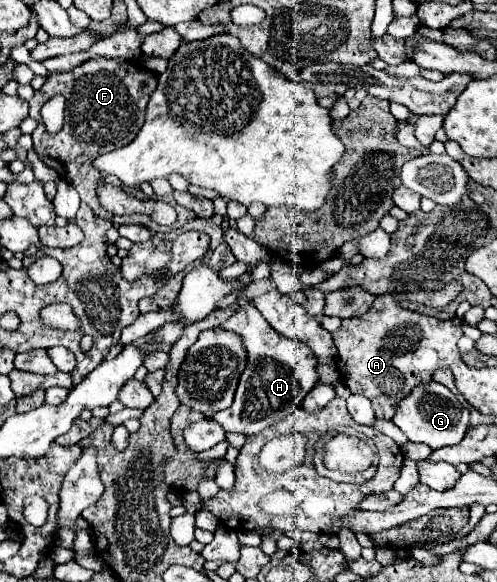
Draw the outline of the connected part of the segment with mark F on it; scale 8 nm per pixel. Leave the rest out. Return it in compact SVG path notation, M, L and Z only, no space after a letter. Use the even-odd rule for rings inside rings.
M95 58L89 60L71 72L63 74L51 74L43 88L35 92L35 96L29 100L29 116L35 118L39 124L35 128L33 136L33 150L41 158L43 164L49 164L53 168L61 166L65 172L63 178L67 180L69 186L73 186L81 202L87 202L93 212L105 220L111 220L113 224L121 224L123 218L117 218L109 214L99 202L95 194L95 186L101 180L101 174L95 174L95 168L91 166L91 160L95 160L101 154L111 152L117 146L129 144L137 132L141 130L145 122L145 108L149 102L151 92L157 88L157 74L135 66L127 60L109 60L109 58ZM55 94L61 94L67 102L65 106L65 126L59 134L51 136L45 132L45 126L41 122L39 110L41 106L53 98Z

